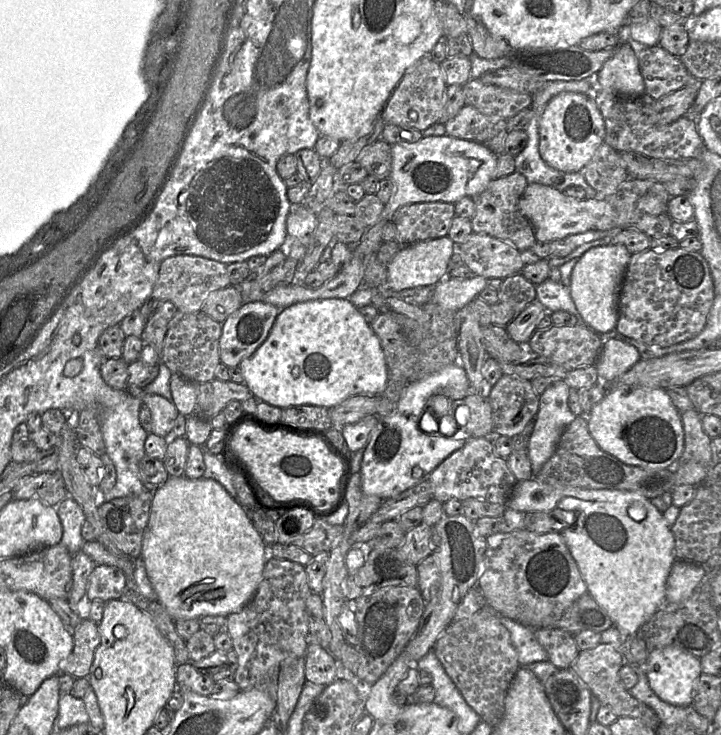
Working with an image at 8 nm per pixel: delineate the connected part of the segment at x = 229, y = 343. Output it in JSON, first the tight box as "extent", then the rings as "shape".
{"extent":[219,301,279,366],"shape":[[[246,301],[222,323],[219,341],[220,363],[239,366],[269,335],[279,309],[262,301]]]}

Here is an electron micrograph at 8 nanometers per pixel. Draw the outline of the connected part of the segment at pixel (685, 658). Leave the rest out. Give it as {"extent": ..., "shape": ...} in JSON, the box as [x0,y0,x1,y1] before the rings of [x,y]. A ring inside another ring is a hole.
{"extent":[644,647,702,706],"shape":[[[673,647],[651,651],[644,672],[651,690],[674,706],[692,704],[696,683],[702,674],[699,658]]]}

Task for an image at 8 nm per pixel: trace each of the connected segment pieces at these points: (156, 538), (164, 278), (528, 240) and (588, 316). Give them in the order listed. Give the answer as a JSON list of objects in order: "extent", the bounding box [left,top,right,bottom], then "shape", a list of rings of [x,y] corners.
[{"extent":[141,476,266,620],"shape":[[[169,476],[166,483],[153,493],[150,517],[142,540],[141,555],[148,578],[157,594],[157,600],[170,617],[176,620],[200,619],[204,616],[225,616],[240,611],[255,594],[266,564],[266,544],[244,509],[217,481],[207,478],[189,479],[186,476]]]},{"extent":[139,256,230,321],"shape":[[[198,256],[169,257],[162,262],[154,288],[139,310],[145,321],[148,321],[157,308],[166,301],[172,302],[179,312],[199,312],[211,293],[228,286],[230,279],[227,264]]]},{"extent":[471,171,536,252],"shape":[[[516,171],[508,176],[493,179],[486,189],[475,197],[475,213],[471,219],[473,233],[486,234],[505,241],[513,245],[520,252],[530,249],[536,242],[535,232],[529,220],[518,209],[518,201],[527,185],[526,178]]]},{"extent":[570,244,631,335],"shape":[[[622,244],[591,248],[578,260],[571,274],[570,295],[582,321],[599,335],[615,330],[619,293],[631,253]]]}]

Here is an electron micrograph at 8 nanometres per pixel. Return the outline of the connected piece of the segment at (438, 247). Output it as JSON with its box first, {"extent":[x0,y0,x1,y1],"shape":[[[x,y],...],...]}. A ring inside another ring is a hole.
{"extent":[386,236,455,291],"shape":[[[447,236],[403,246],[387,265],[386,286],[394,291],[423,286],[435,286],[447,277],[455,243]]]}

